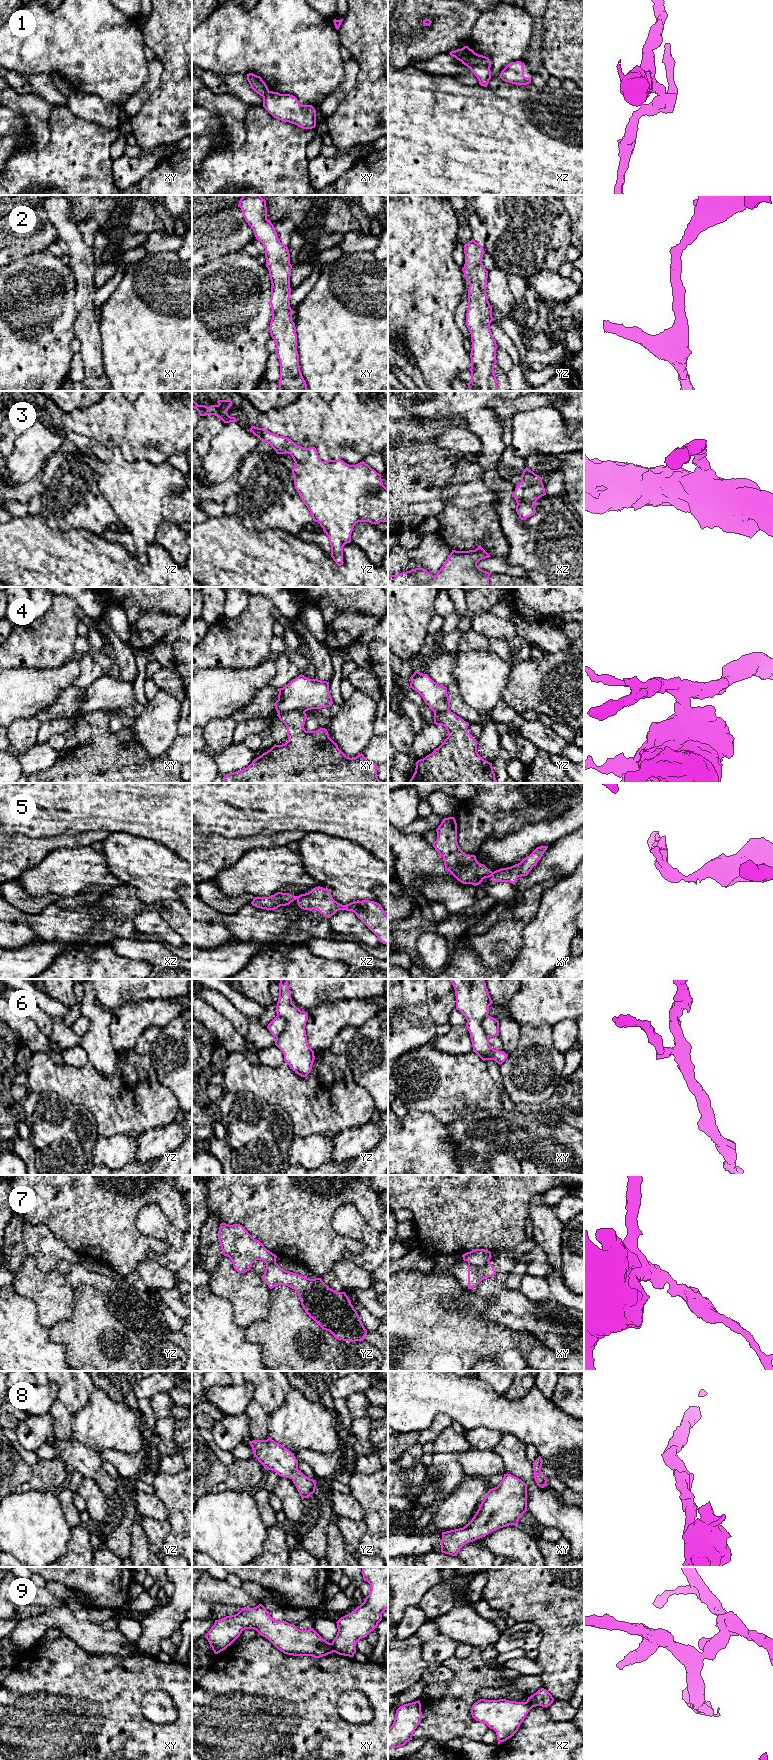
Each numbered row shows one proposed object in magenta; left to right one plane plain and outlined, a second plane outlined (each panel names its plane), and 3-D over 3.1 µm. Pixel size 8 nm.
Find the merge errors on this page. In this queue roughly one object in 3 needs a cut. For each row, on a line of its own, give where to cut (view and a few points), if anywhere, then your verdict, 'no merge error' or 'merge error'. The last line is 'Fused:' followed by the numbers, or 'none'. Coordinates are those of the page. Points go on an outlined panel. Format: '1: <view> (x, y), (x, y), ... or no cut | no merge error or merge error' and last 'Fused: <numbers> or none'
1: xz (460, 49), (461, 60) | merge error
2: no cut | no merge error
3: no cut | no merge error
4: xy (304, 712), (289, 710), (278, 713) | merge error
5: xy (493, 872), (491, 875) | merge error
6: yz (277, 1014), (285, 1021), (285, 1028), (276, 1037) | merge error
7: xy (488, 1260), (482, 1265), (471, 1265), (468, 1263) | merge error
8: no cut | no merge error
9: xy (330, 1643), (334, 1651) | merge error
Fused: 1, 4, 5, 6, 7, 9

